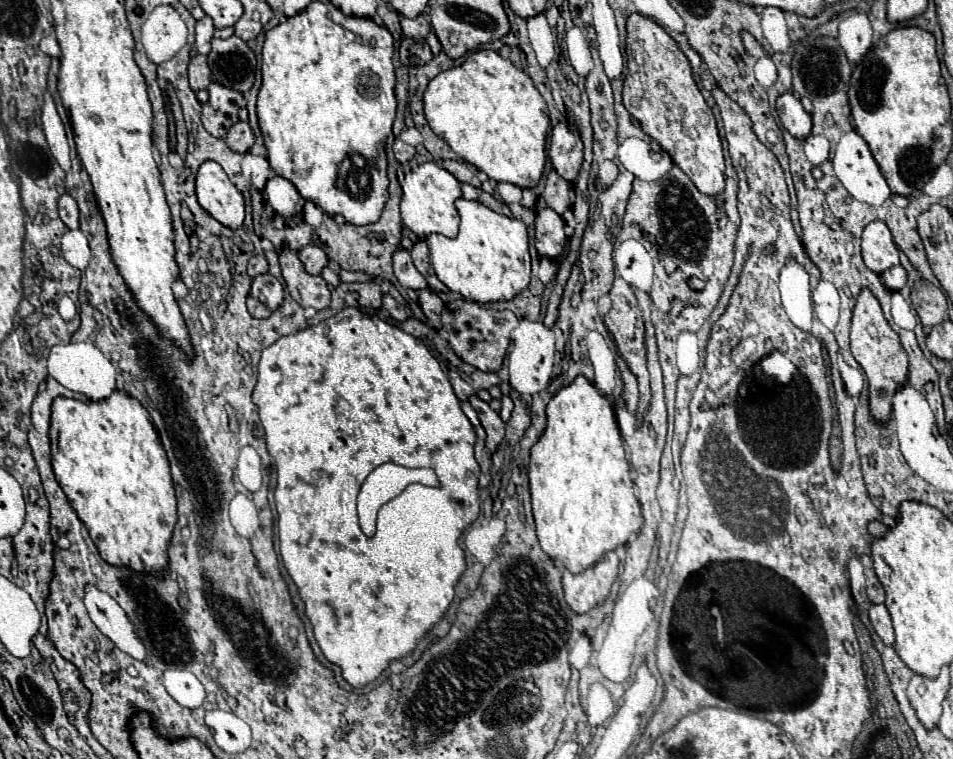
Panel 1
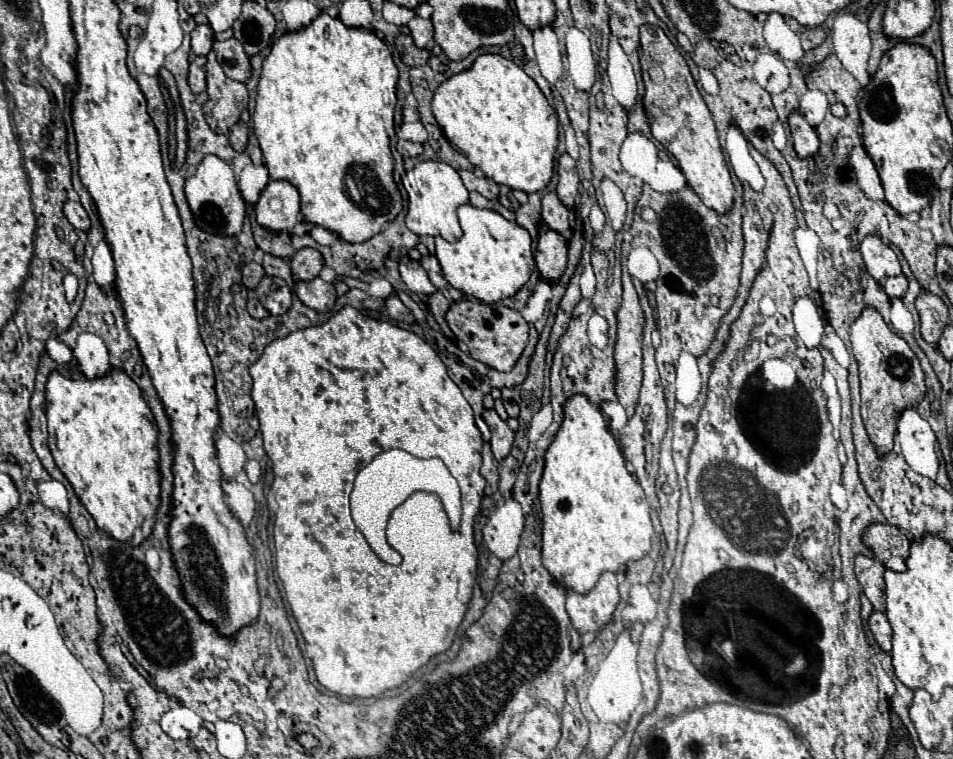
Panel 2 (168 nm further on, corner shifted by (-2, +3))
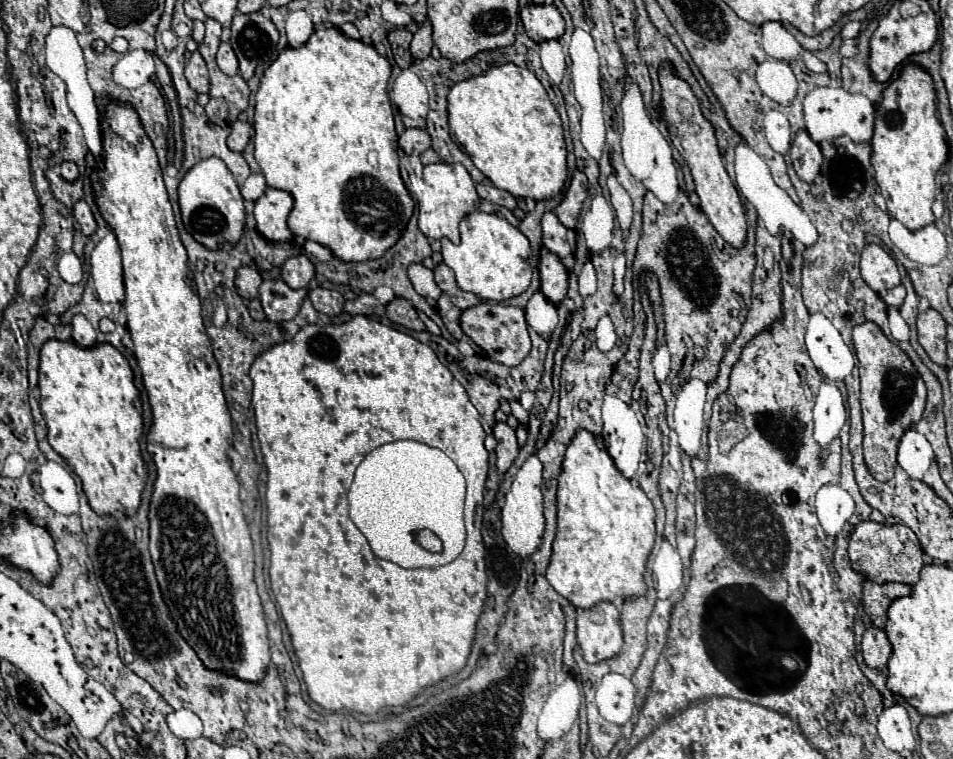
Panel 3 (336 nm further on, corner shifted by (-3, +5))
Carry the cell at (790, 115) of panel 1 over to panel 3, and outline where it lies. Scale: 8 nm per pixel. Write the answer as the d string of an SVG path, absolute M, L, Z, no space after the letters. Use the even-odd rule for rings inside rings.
M798 131L796 139L792 141L790 159L798 177L806 183L814 183L822 165L822 151L806 131Z

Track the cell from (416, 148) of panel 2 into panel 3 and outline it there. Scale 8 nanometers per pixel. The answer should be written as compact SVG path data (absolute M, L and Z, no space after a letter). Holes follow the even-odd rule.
M406 129L402 135L400 135L400 147L406 155L420 155L424 153L428 147L432 145L432 139L430 135L424 131L424 129Z

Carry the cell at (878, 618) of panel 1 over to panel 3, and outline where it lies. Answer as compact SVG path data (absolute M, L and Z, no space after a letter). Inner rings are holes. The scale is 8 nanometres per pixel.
M874 627L866 629L864 639L862 639L864 663L872 669L884 671L890 655L892 655L892 645L890 645L886 633L882 629L874 629Z

